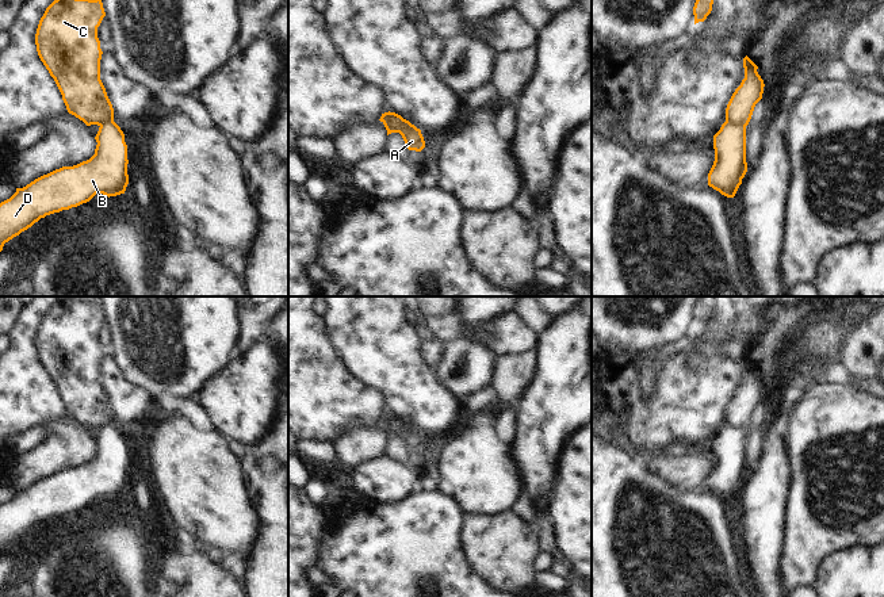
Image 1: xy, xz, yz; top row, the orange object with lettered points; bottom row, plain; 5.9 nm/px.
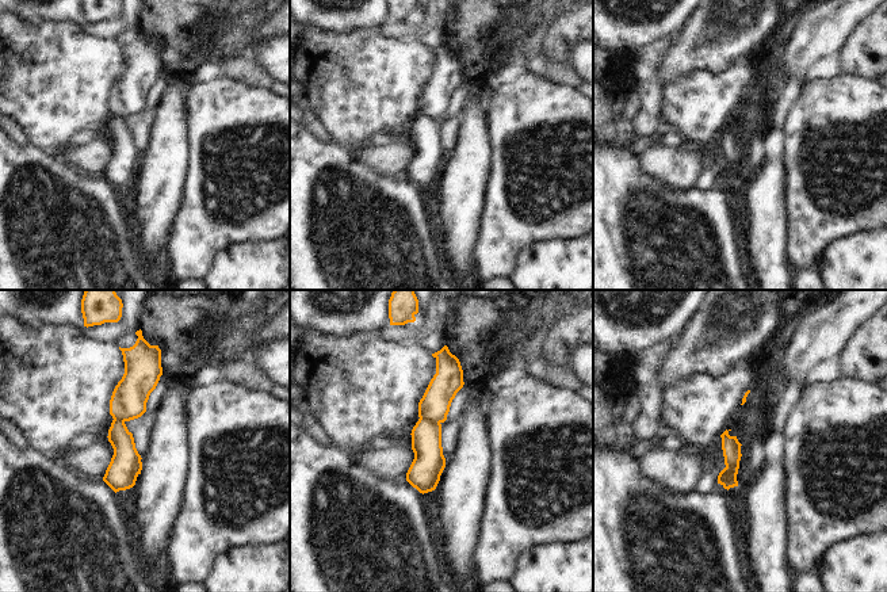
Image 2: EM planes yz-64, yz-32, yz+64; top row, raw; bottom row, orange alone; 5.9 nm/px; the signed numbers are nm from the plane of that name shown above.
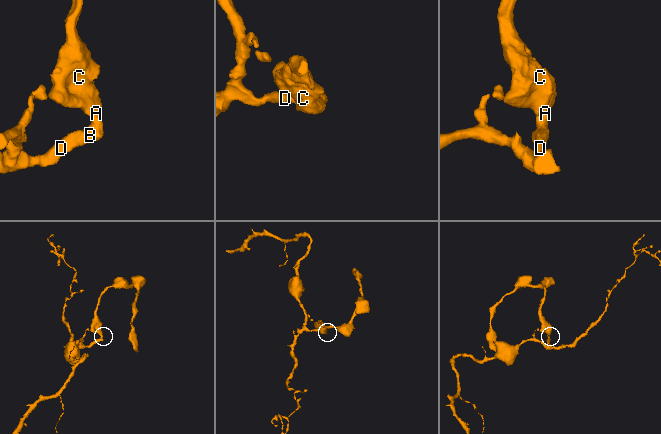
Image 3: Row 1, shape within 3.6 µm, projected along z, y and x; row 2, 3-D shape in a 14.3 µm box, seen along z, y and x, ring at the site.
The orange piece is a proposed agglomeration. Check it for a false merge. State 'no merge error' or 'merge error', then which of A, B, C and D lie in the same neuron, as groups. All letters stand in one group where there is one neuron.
merge error; groups A C / B D

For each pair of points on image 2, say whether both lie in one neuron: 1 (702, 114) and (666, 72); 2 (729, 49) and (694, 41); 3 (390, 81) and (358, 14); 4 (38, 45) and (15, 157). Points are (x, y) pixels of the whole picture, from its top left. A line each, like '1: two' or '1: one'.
1: two
2: one
3: two
4: two

